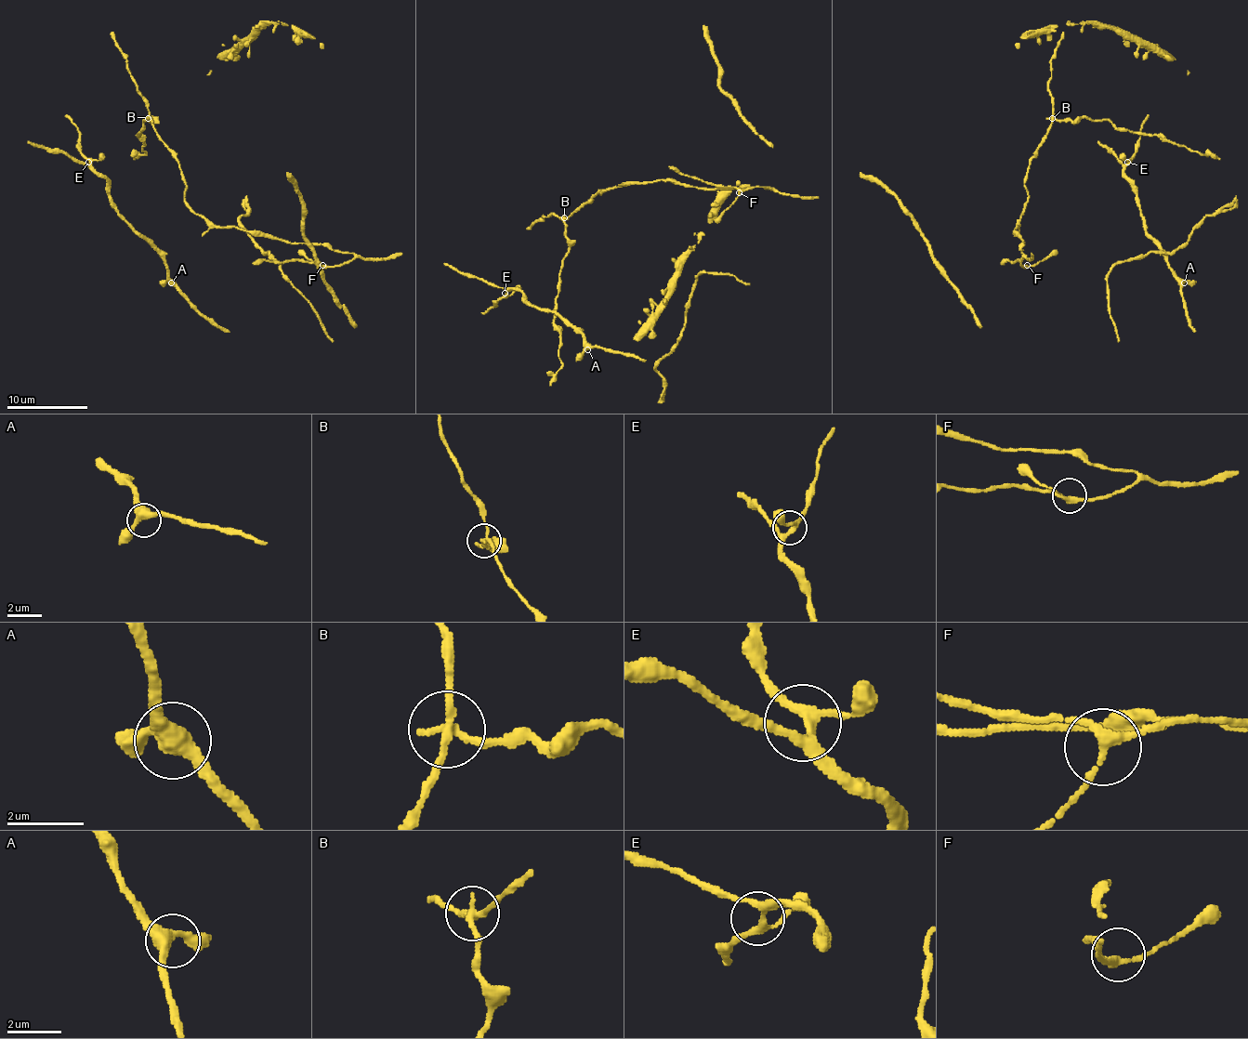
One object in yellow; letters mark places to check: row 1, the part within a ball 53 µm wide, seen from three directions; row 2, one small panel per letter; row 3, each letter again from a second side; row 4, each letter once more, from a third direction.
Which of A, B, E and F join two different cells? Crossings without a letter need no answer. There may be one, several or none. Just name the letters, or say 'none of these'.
B

